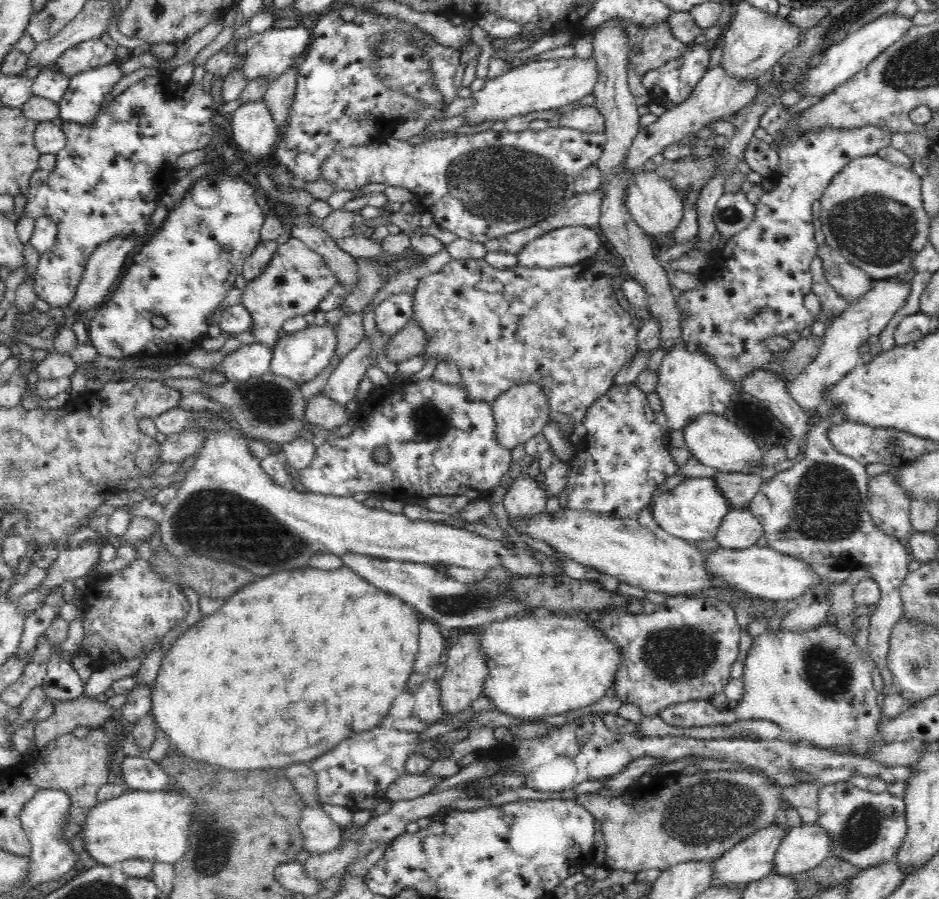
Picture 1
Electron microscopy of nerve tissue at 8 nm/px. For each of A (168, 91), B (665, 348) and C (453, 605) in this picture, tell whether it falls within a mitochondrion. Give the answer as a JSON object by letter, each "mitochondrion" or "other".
{"A":"mitochondrion","B":"other","C":"mitochondrion"}

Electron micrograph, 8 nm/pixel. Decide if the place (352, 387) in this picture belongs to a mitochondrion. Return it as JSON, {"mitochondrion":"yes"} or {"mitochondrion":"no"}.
{"mitochondrion":"no"}

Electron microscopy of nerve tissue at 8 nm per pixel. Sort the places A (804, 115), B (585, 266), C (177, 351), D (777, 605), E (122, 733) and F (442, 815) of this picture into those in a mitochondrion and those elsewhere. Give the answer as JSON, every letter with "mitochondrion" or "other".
{"A":"other","B":"other","C":"other","D":"other","E":"other","F":"other"}

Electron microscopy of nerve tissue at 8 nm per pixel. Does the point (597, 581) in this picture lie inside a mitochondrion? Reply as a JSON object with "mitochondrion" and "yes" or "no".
{"mitochondrion":"no"}

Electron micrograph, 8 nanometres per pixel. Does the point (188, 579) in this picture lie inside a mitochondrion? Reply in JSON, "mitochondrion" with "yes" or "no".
{"mitochondrion":"yes"}

